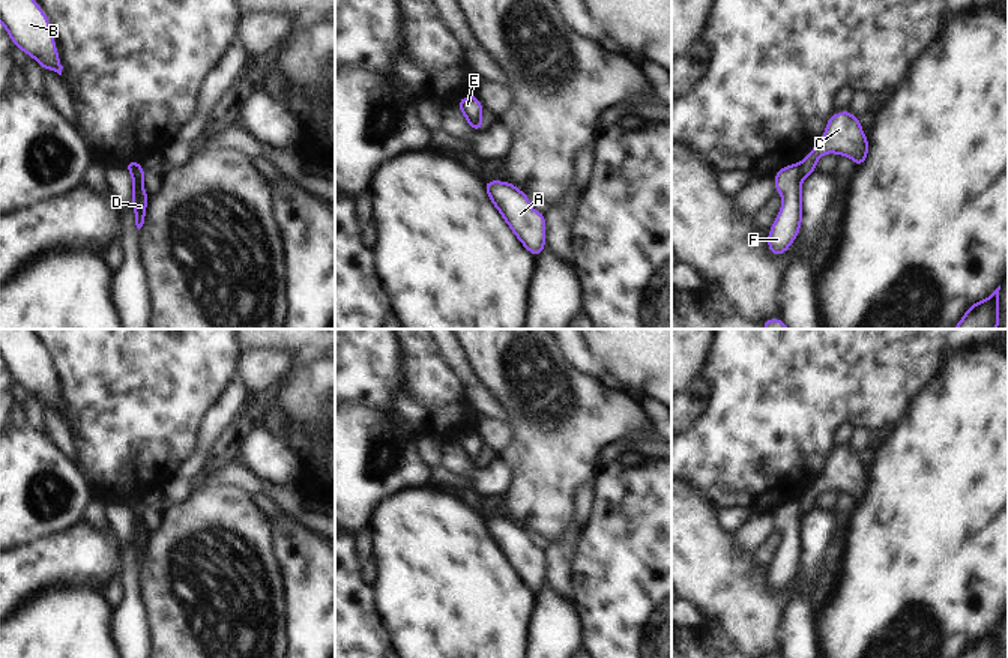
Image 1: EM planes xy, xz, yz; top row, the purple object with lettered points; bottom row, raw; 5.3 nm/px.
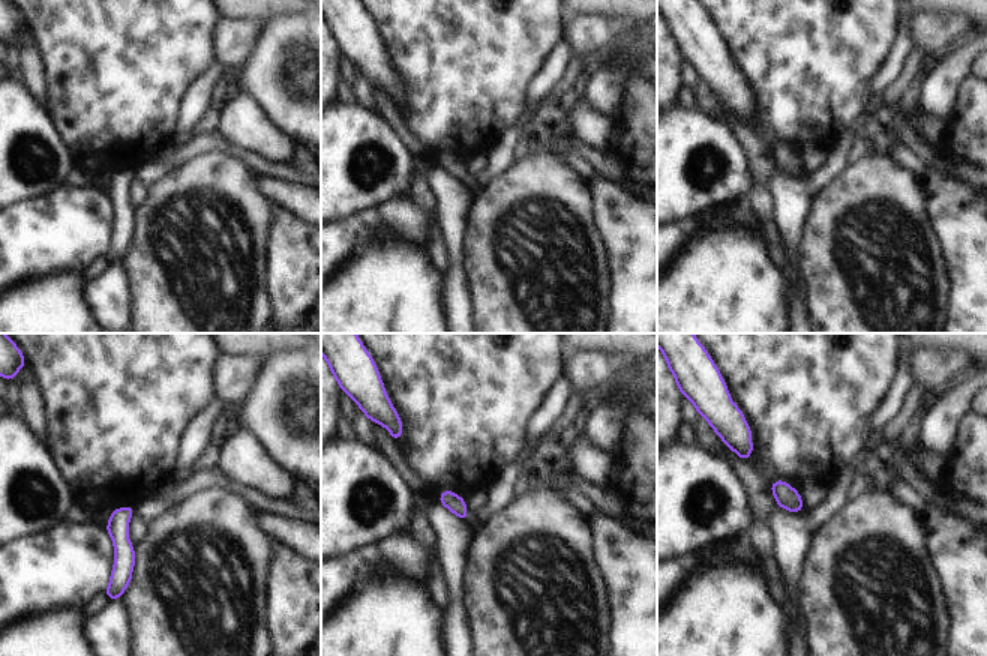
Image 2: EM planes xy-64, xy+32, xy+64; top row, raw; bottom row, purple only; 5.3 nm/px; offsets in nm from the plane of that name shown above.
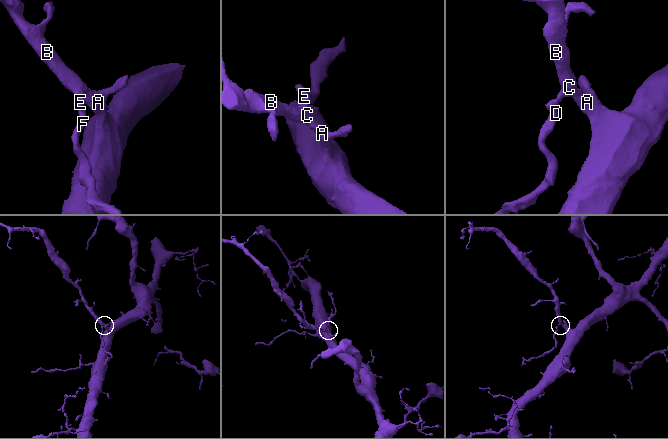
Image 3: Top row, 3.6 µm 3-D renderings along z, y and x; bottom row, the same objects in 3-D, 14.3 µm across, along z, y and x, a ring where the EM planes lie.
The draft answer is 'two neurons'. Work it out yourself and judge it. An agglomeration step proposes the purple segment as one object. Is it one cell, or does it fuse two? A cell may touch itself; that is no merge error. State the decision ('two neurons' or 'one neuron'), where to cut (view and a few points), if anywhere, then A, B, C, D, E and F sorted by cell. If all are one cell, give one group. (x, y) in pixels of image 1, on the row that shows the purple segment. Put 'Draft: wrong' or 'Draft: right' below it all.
two neurons | yz (796, 164), (801, 181) | A B C / D E F
Draft: right

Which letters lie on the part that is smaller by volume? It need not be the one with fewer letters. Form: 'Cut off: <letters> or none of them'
Cut off: D, E, F.

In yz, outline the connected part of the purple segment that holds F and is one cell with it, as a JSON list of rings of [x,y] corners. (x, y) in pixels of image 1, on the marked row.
[[[790,164],[774,174],[775,192],[783,197],[783,204],[769,228],[768,249],[774,255],[784,254],[795,242],[802,225],[802,180],[799,165]]]

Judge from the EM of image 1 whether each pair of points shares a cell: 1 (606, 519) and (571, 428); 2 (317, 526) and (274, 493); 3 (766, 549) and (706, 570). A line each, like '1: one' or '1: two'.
1: two
2: one
3: two

